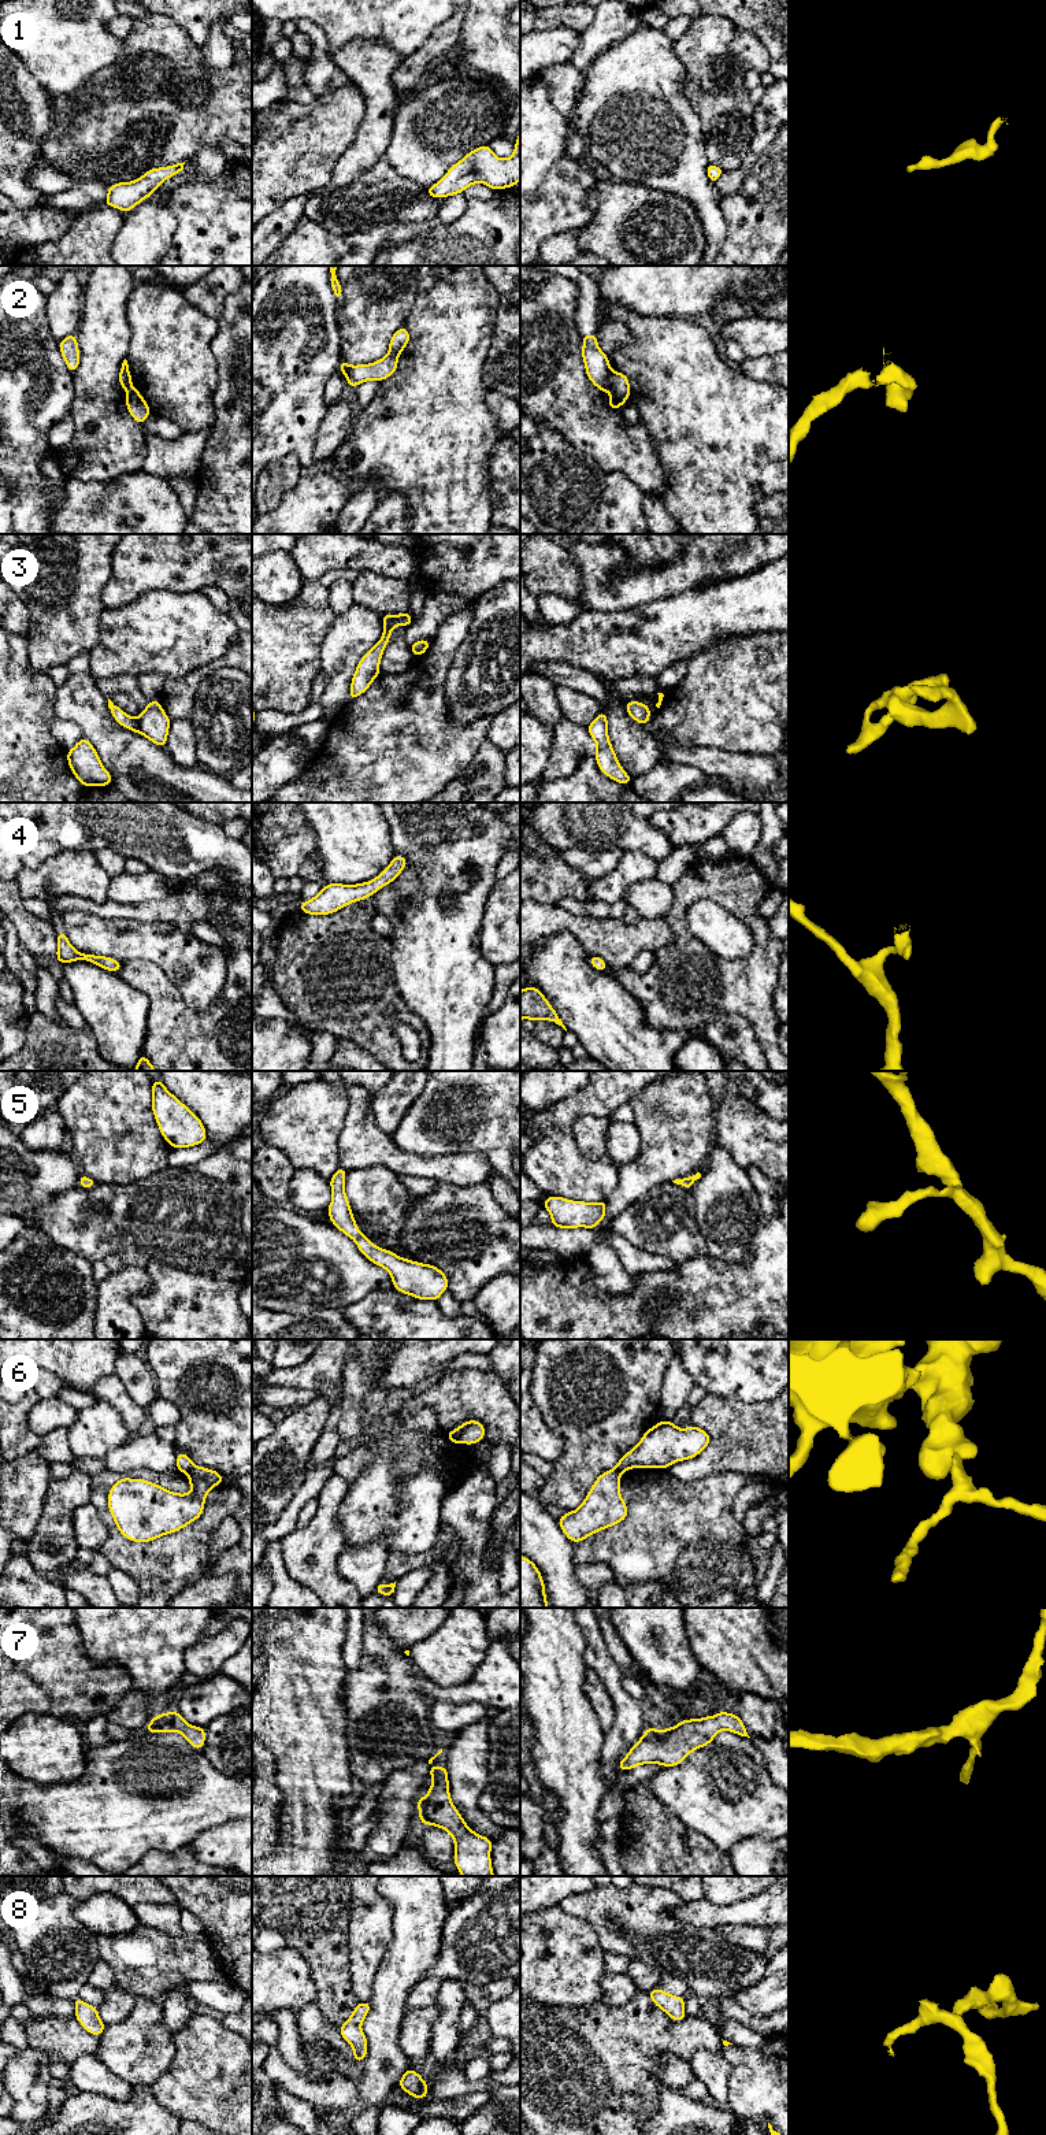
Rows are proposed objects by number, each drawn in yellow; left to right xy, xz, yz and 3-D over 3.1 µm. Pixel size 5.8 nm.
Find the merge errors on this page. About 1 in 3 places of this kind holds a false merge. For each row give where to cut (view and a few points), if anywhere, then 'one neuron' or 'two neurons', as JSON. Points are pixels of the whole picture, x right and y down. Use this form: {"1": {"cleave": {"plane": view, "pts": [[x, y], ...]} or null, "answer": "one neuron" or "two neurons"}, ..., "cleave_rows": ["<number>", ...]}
{"1": {"cleave": null, "answer": "one neuron"}, "2": {"cleave": {"plane": "yz", "pts": [[611, 370], [607, 378], [607, 389]]}, "answer": "two neurons"}, "3": {"cleave": null, "answer": "one neuron"}, "4": {"cleave": null, "answer": "one neuron"}, "5": {"cleave": null, "answer": "one neuron"}, "6": {"cleave": {"plane": "xz", "pts": [[453, 1431], [463, 1441]]}, "answer": "two neurons"}, "7": {"cleave": null, "answer": "one neuron"}, "8": {"cleave": null, "answer": "one neuron"}, "cleave_rows": ["2", "6"]}

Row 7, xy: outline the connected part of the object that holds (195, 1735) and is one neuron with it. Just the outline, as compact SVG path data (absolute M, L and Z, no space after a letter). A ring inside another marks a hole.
M175 1710L155 1716L146 1726L145 1731L153 1734L177 1731L197 1750L203 1749L207 1736L205 1728L190 1726Z

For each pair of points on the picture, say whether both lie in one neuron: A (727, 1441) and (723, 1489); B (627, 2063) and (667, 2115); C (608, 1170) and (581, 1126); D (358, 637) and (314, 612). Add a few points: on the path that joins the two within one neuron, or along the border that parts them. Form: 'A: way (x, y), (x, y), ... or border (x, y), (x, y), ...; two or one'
A: border (748, 1475), (740, 1471), (719, 1471), (694, 1482); two
B: border (666, 2087), (660, 2091), (659, 2105), (644, 2120); two
C: border (574, 1138), (585, 1156), (598, 1160), (605, 1155); two
D: border (336, 616), (323, 640), (321, 652); two

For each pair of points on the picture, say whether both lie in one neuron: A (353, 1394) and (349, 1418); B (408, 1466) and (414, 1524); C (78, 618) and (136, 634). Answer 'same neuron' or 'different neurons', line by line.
A: same neuron
B: different neurons
C: different neurons

